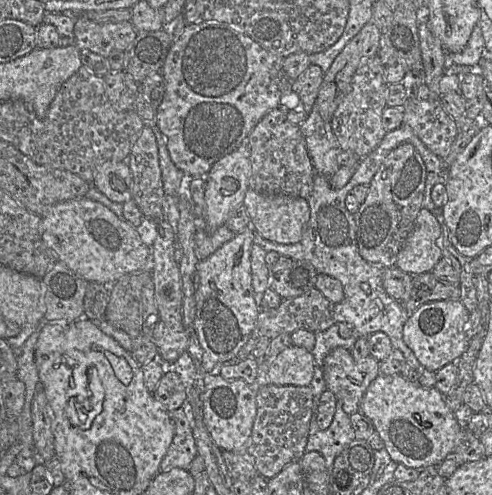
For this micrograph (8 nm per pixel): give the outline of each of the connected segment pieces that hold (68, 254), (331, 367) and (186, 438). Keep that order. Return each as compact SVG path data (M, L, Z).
M83 197L67 200L54 205L46 216L42 217L41 233L44 242L76 275L87 282L112 285L122 276L146 269L150 248L142 241L137 228L124 218L119 218L102 203Z
M343 347L326 356L321 370L327 390L334 393L348 415L360 411L367 388L380 375L379 362L371 355L355 361L351 351Z
M183 407L171 411L171 418L175 426L175 433L171 445L160 463L160 472L172 468L189 471L197 455L191 424L185 415Z

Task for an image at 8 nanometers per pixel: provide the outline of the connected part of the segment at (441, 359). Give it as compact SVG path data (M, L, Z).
M460 300L425 303L410 314L403 326L403 340L424 368L437 372L448 363L457 362L468 346L465 326L470 313Z

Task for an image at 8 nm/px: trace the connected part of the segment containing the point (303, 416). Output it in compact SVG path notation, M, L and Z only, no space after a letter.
M274 385L254 386L257 414L254 420L248 453L260 475L271 479L282 469L299 461L305 454L310 421L313 415L313 392L308 386Z

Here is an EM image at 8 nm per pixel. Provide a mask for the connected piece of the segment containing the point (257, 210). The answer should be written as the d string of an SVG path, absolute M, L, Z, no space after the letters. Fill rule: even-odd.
M249 188L243 205L251 219L252 229L256 230L263 238L280 244L299 242L310 218L308 201L301 197L261 195Z

